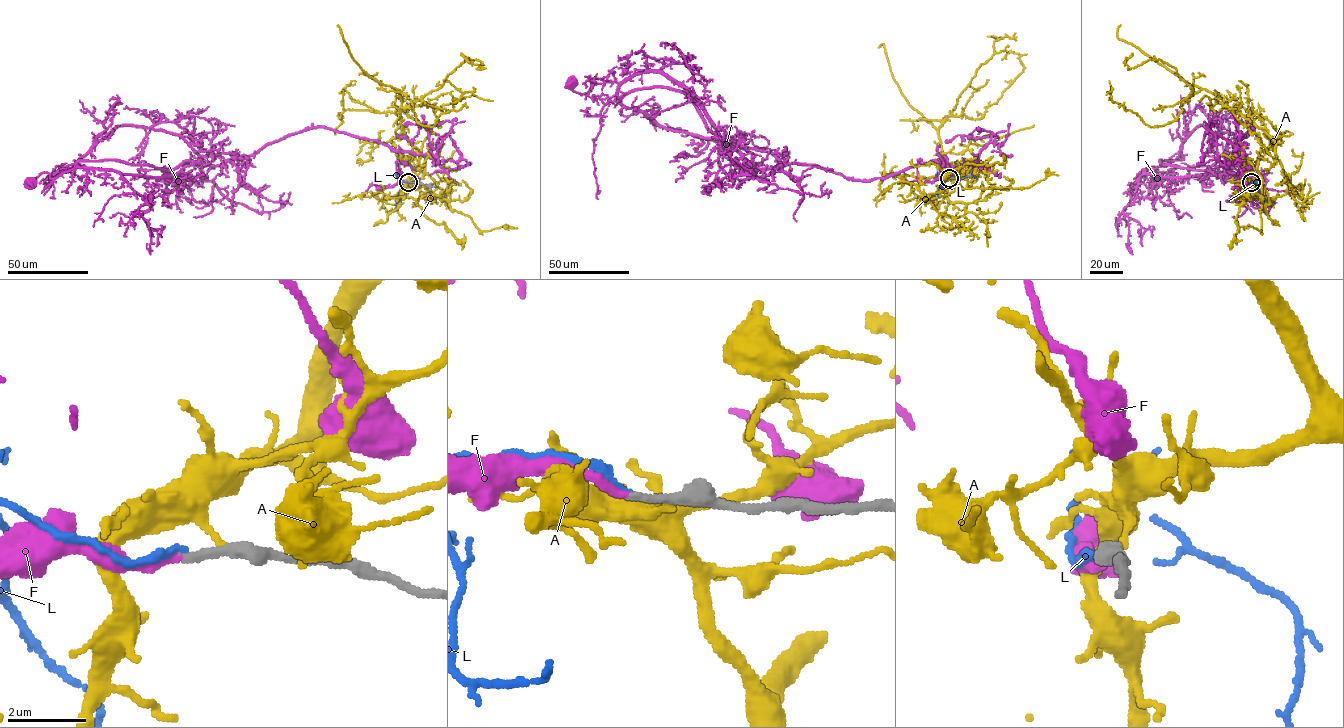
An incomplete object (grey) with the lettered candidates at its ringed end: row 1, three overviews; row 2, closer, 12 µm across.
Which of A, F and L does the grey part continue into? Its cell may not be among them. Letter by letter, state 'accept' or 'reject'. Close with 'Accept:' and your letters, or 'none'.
A: reject
F: accept
L: reject
Accept: F

